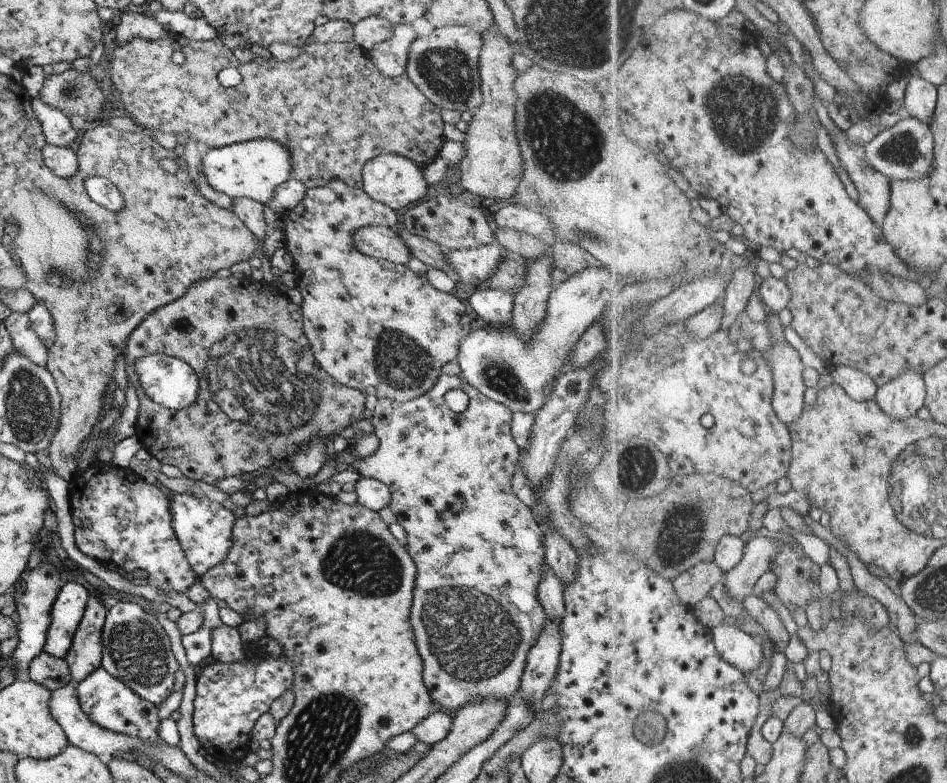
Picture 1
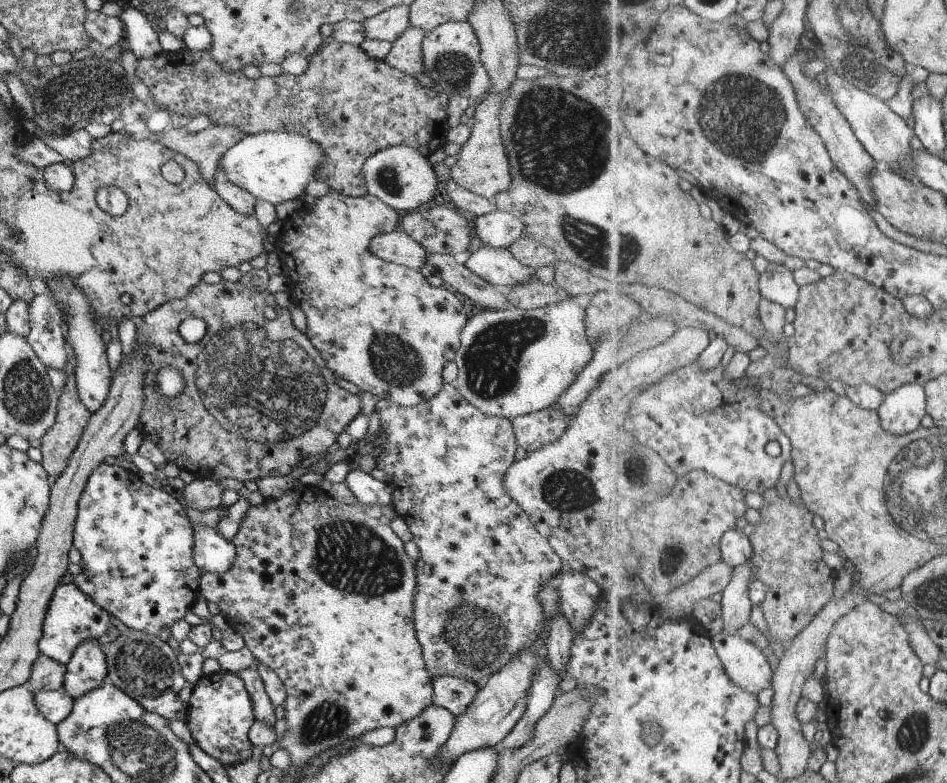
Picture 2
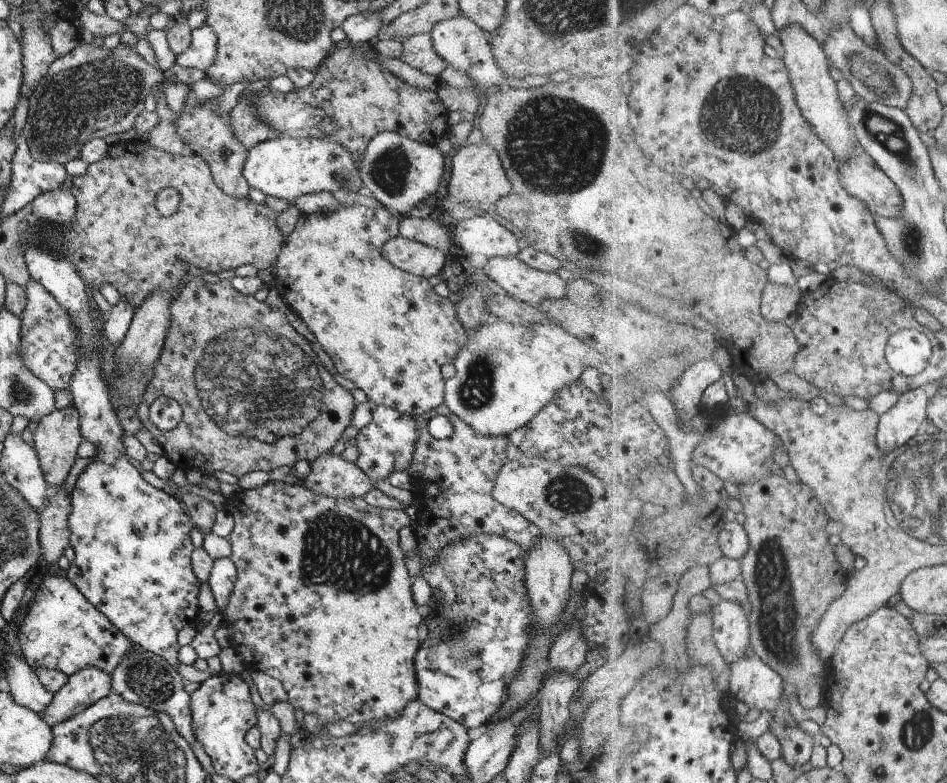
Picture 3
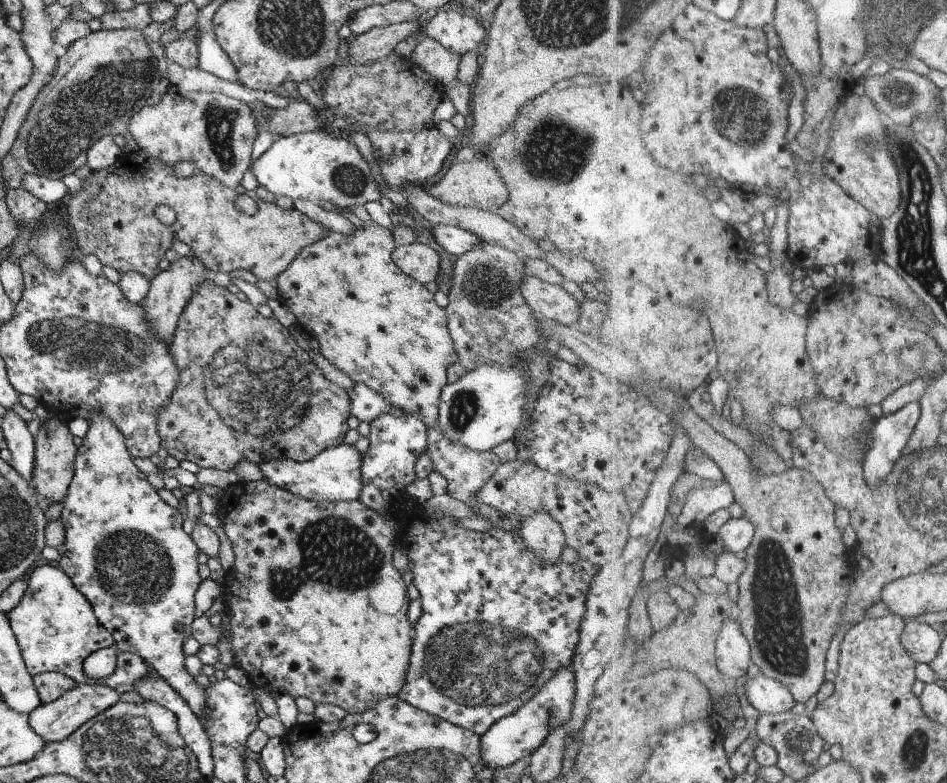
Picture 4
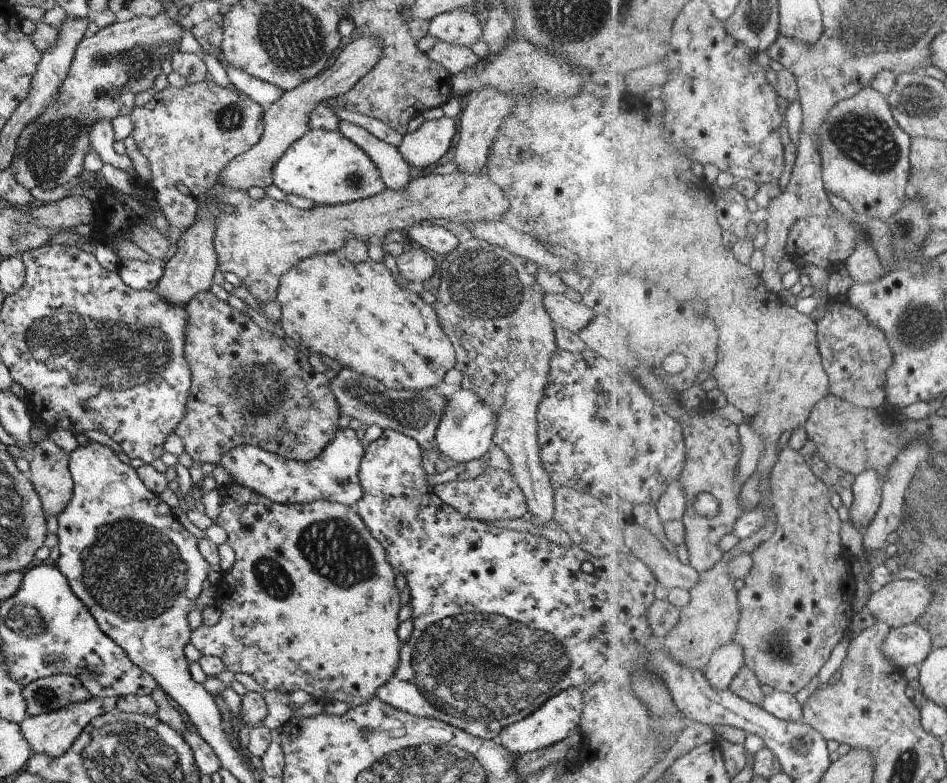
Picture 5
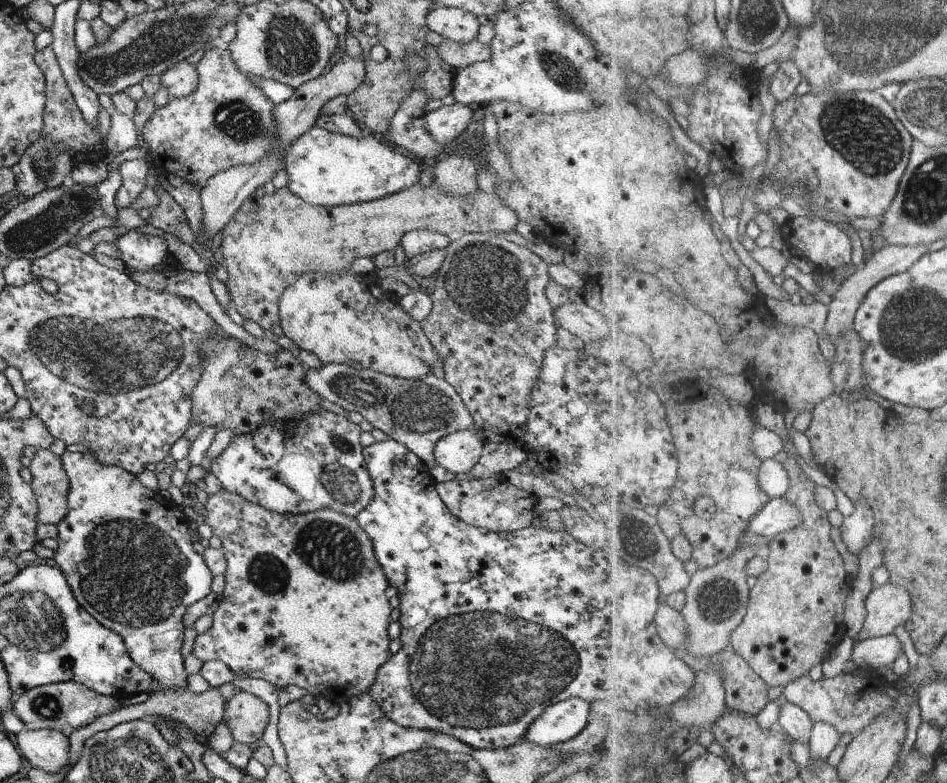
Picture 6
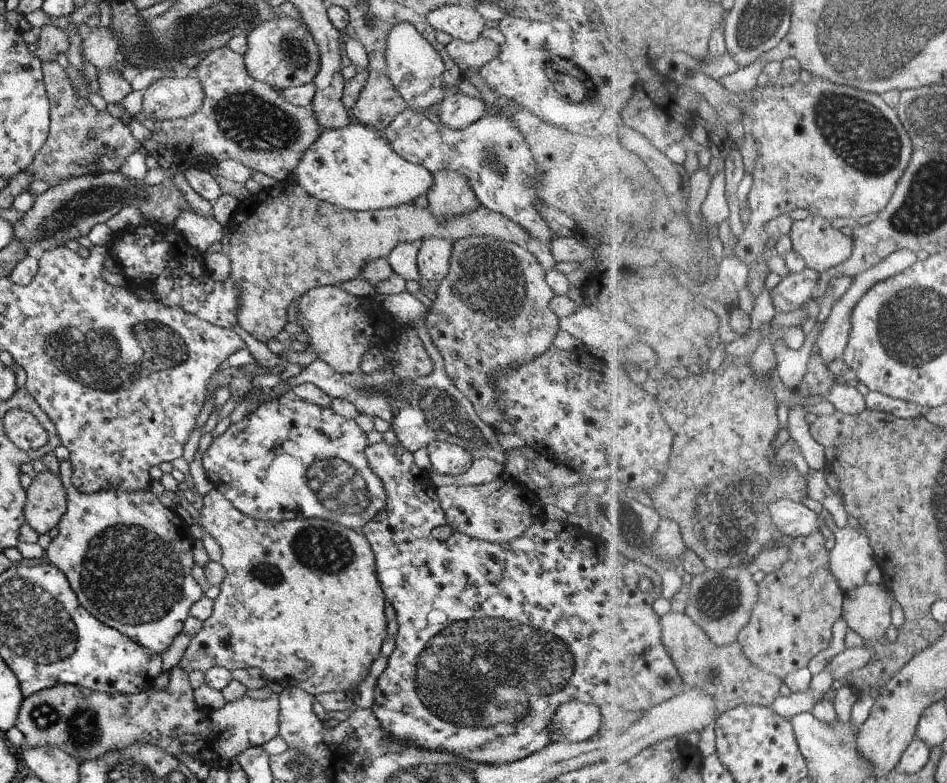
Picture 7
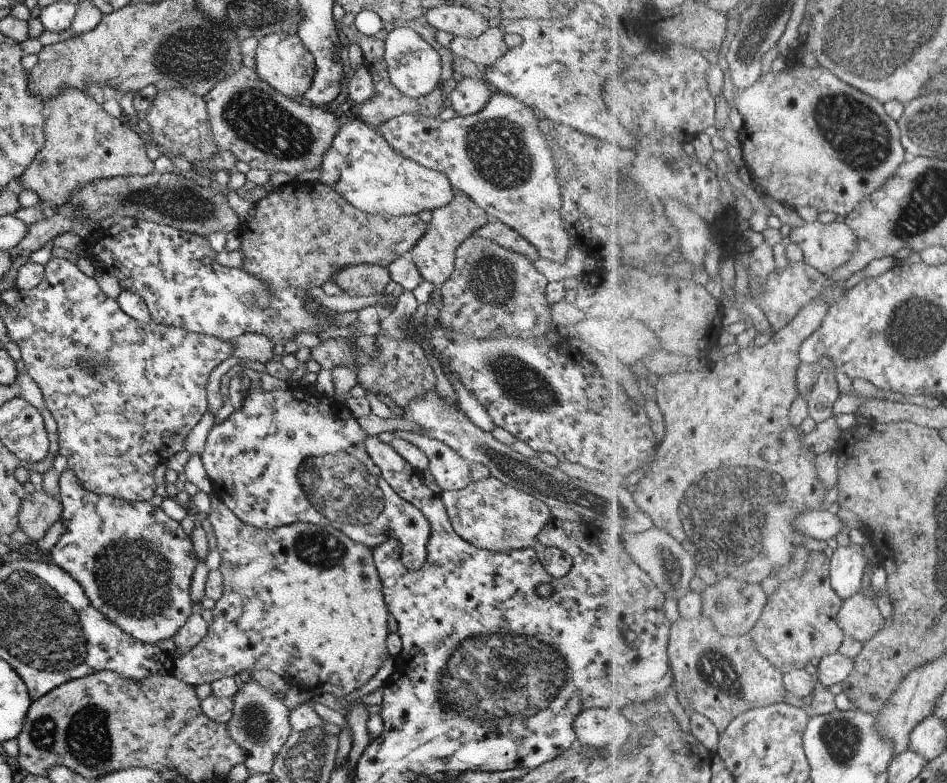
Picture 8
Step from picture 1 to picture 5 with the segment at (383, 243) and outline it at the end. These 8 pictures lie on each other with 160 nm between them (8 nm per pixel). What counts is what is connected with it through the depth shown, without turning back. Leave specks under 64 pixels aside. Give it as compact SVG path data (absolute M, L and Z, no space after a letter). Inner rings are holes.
M415 244L407 252L402 252L395 260L399 274L409 282L427 280L437 270L437 263L433 261L433 258Z

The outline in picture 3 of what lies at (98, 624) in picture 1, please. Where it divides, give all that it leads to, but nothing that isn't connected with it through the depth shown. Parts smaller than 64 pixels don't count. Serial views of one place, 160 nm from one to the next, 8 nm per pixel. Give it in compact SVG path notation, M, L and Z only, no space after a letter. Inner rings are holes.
M85 667L69 675L67 682L52 693L42 721L51 728L79 714L110 692L110 676L97 667Z

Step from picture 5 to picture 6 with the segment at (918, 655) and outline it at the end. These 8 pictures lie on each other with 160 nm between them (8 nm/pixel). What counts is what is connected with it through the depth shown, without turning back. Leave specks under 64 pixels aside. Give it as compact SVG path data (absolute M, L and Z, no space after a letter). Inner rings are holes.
M894 635L859 639L852 647L850 660L860 669L880 669L884 666L891 667L899 652L901 652L901 642Z

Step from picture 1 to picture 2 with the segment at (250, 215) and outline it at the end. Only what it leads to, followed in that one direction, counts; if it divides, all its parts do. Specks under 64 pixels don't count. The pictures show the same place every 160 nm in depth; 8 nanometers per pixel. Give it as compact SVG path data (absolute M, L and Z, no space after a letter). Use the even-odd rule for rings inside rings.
M216 167L212 184L219 198L225 201L233 210L242 215L253 213L256 198L251 196L246 190L230 183L221 167Z

